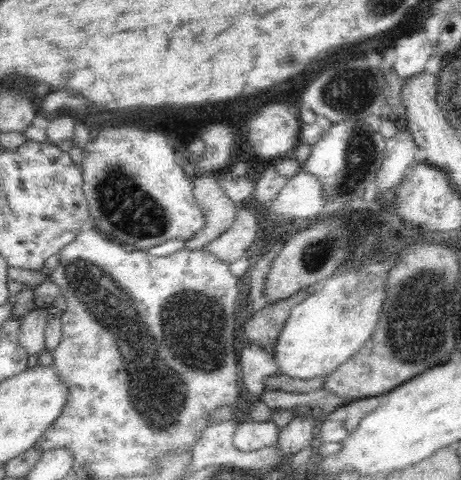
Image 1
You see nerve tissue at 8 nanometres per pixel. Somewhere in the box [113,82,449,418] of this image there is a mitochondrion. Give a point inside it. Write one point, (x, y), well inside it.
(361, 150)

